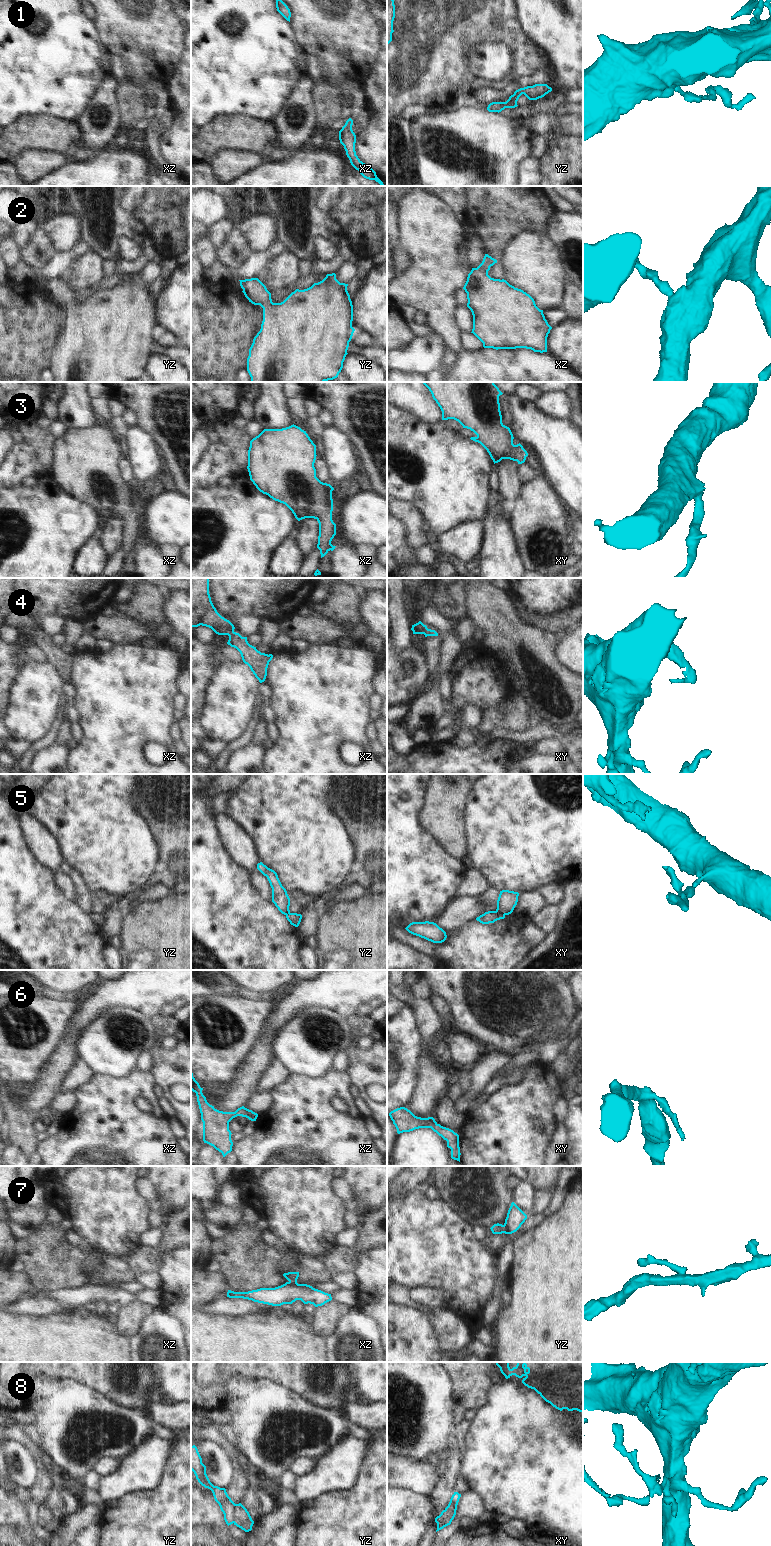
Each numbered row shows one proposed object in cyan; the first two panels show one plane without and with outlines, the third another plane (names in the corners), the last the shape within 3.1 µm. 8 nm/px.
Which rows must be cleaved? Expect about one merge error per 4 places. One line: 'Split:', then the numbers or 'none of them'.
Split: 5, 7, 8

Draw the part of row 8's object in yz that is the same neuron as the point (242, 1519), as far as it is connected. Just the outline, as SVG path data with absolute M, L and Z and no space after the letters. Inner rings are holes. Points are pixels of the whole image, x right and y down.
M236 1504L234 1508L234 1525L241 1528L245 1532L252 1530L254 1521L252 1520L247 1509L241 1504Z

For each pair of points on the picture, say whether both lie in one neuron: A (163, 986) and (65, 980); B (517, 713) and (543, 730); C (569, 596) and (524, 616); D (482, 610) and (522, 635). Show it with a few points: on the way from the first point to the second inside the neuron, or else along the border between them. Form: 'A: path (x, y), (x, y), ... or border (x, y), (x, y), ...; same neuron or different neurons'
A: border (98, 981), (93, 985); different neurons
B: border (532, 723), (523, 730), (509, 731); different neurons
C: border (517, 594), (529, 610), (545, 619), (557, 611); different neurons
D: path (492, 616), (512, 635); same neuron

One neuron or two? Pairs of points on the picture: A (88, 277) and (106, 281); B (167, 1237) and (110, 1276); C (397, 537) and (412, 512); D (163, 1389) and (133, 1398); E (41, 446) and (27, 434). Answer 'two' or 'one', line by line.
A: two
B: one
C: two
D: two
E: one

